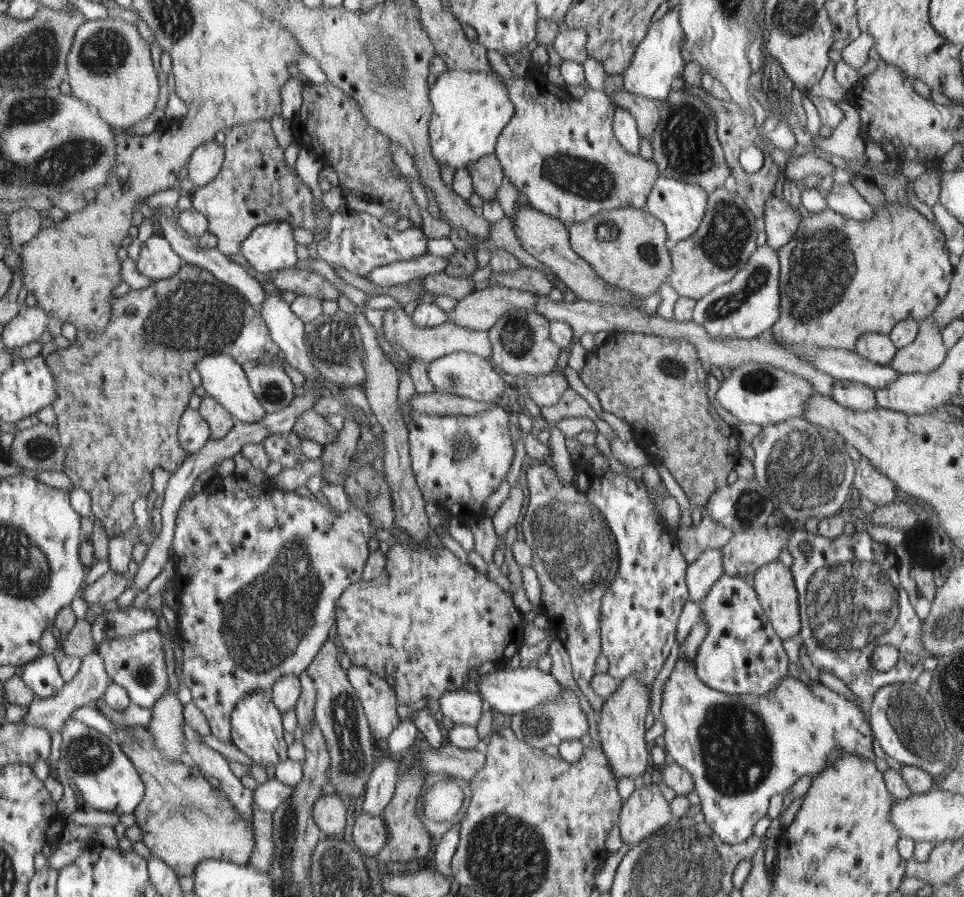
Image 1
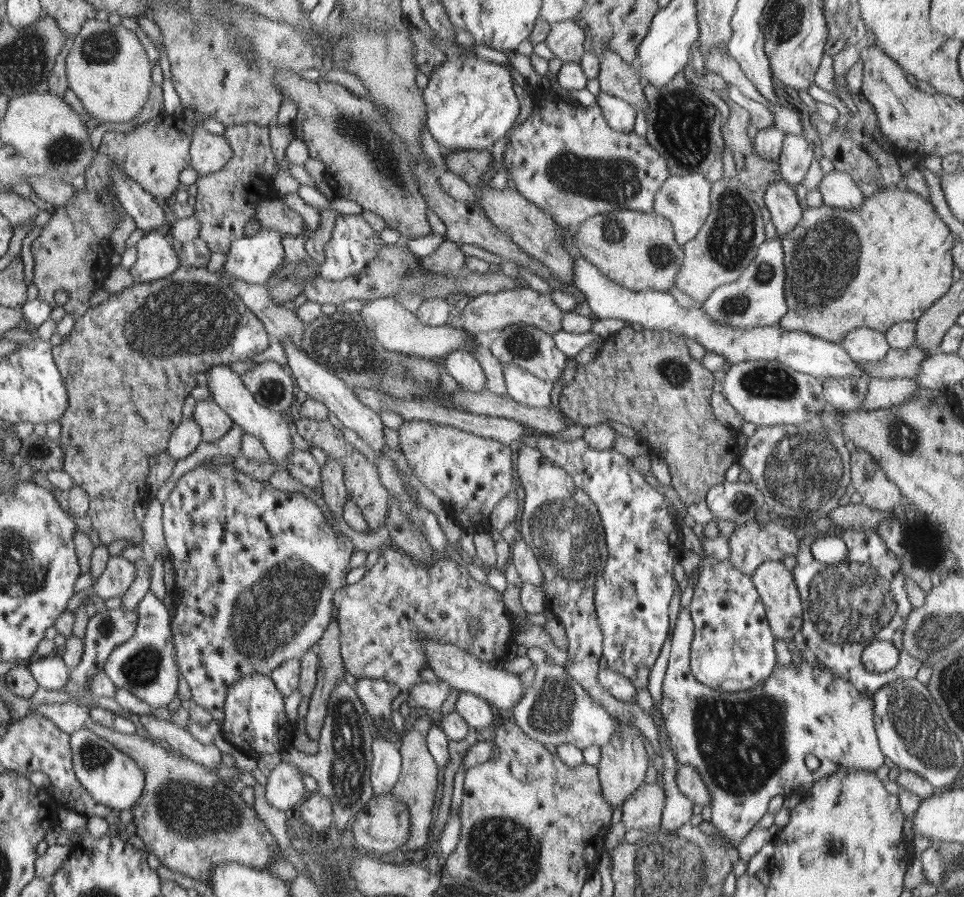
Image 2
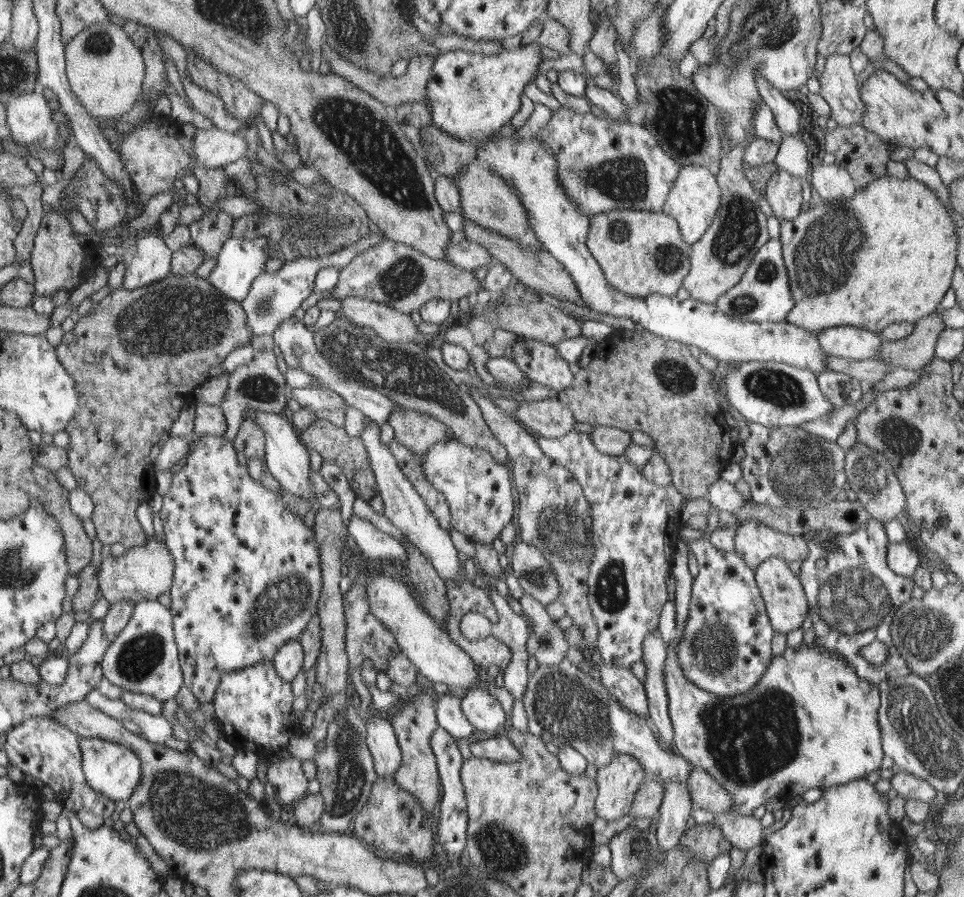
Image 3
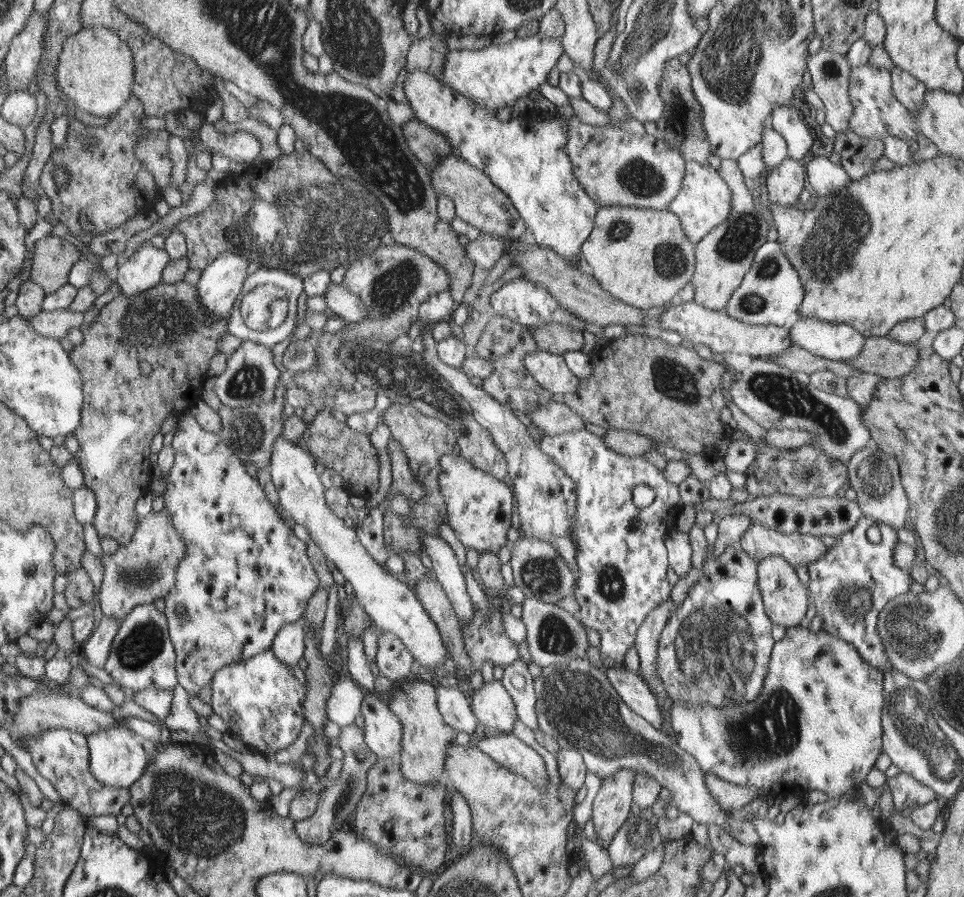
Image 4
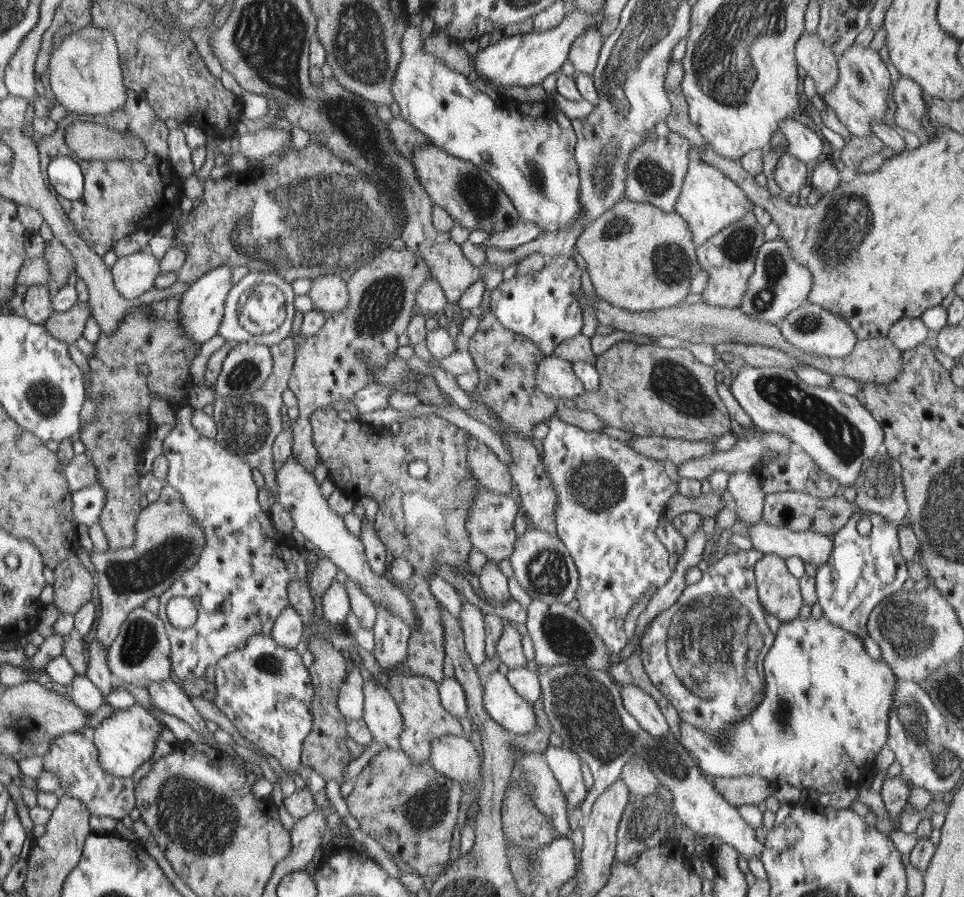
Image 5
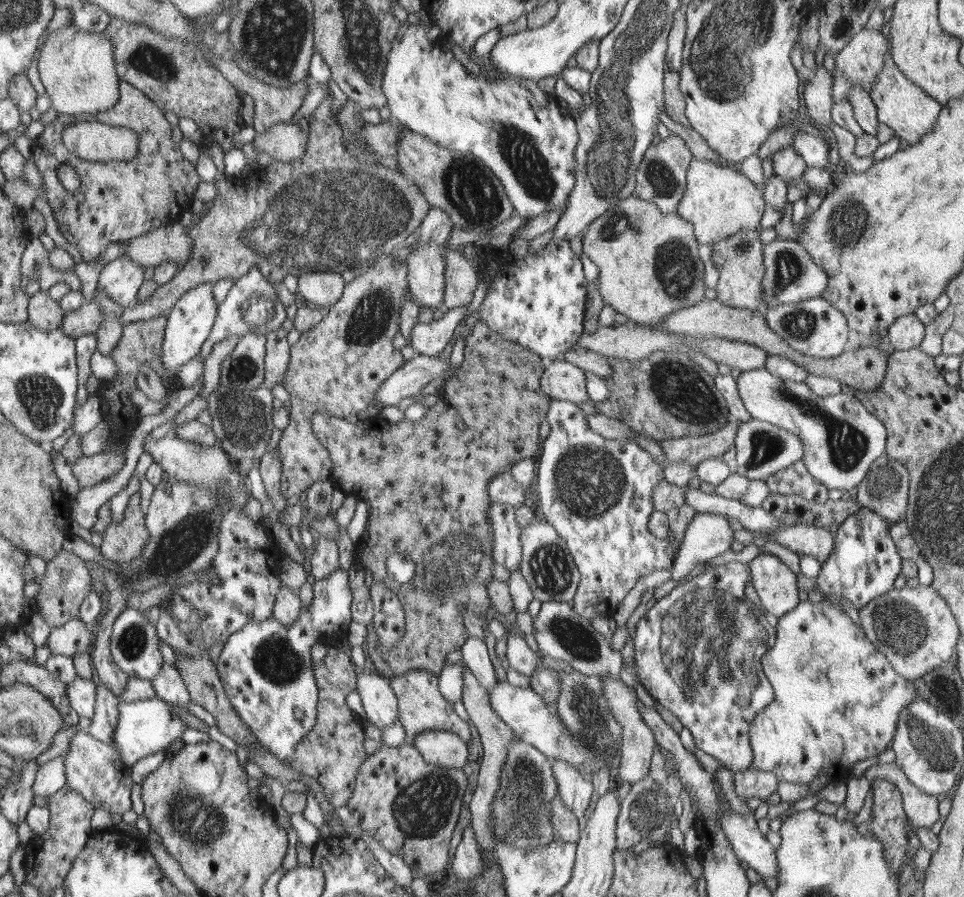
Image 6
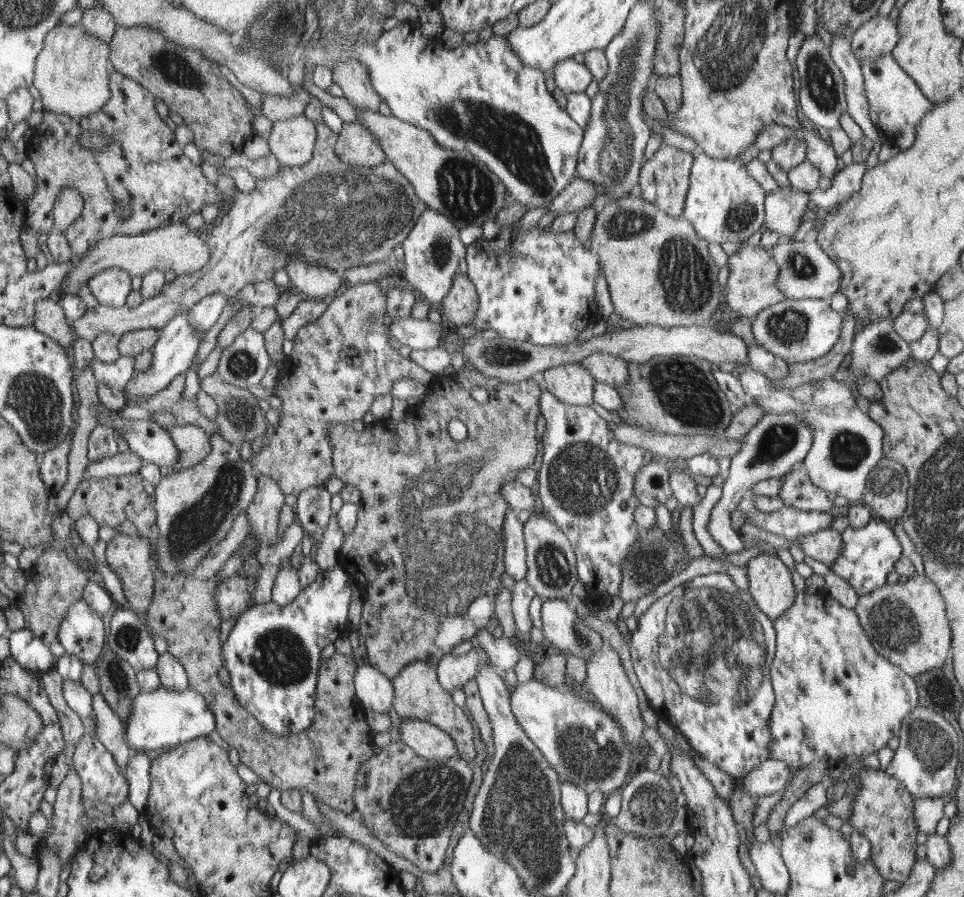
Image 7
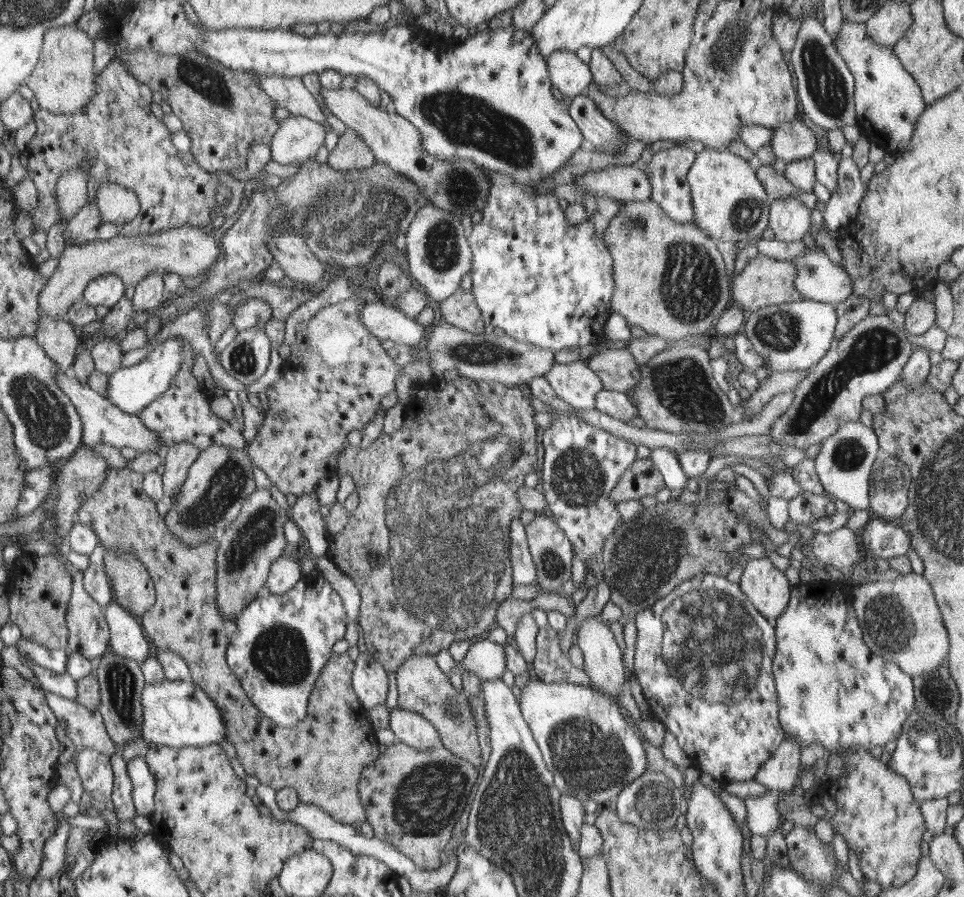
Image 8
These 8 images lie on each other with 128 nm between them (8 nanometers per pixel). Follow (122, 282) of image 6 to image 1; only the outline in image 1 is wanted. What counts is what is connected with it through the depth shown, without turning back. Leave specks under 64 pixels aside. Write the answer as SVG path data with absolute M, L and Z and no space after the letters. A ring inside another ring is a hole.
M153 234L142 243L137 262L138 272L152 281L173 277L180 271L180 255L170 248L168 240Z

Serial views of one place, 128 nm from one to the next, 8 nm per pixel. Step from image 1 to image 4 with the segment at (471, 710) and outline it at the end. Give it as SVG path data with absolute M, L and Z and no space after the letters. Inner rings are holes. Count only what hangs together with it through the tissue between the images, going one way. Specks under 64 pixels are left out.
M496 679L484 683L471 694L470 709L482 728L490 726L501 733L512 733L514 722L519 718L512 695L506 691L502 681Z

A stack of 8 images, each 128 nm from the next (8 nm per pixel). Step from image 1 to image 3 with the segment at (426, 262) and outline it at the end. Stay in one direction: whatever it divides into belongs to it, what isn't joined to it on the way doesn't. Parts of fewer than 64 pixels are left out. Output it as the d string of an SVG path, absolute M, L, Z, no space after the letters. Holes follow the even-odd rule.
M462 241L456 244L449 243L444 260L460 267L474 271L477 268L486 266L487 268L495 262L494 256L486 250L484 245L472 241Z

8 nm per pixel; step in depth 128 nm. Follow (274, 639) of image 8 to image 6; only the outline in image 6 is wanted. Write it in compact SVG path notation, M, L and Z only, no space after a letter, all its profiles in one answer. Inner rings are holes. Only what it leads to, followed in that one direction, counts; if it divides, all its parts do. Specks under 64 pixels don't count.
M338 569L322 580L314 581L314 597L308 607L302 606L302 615L292 625L284 627L277 617L270 616L262 621L252 621L228 637L224 648L218 656L217 672L224 684L226 696L240 716L250 727L250 733L258 738L260 744L270 750L283 762L294 759L294 751L302 739L313 730L316 722L316 681L315 670L312 670L310 648L326 634L336 632L348 633L350 624L350 604L353 604L353 589L350 588L350 573L346 569Z

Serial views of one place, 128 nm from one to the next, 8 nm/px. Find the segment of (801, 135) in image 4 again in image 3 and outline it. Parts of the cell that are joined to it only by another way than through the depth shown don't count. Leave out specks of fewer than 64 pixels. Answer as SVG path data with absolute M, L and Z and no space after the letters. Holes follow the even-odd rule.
M754 72L753 78L755 88L760 93L763 102L771 108L778 128L788 136L800 135L801 114L798 113L794 103L785 98L779 90L776 90L762 74Z

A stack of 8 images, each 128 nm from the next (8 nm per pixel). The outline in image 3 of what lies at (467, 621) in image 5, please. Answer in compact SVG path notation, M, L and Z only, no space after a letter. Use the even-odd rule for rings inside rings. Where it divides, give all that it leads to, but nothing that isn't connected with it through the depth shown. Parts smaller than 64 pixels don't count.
M372 422L367 426L360 438L369 448L371 454L373 473L376 474L377 485L380 489L379 495L384 502L383 514L394 526L402 531L402 534L406 536L412 545L419 548L424 556L429 557L430 562L432 562L444 581L456 582L462 575L460 571L462 571L464 558L456 551L451 536L439 526L436 516L428 510L412 483L401 472L394 456L391 454L391 450L388 446L382 446L382 443L379 442L380 425Z

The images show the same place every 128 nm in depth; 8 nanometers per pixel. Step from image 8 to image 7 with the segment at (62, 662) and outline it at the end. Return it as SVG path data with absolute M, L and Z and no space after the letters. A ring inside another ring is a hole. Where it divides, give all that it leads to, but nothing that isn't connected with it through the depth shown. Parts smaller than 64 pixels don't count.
M28 628L12 632L9 644L11 656L22 669L40 674L54 670L57 658L52 654L50 646L41 638L34 636Z

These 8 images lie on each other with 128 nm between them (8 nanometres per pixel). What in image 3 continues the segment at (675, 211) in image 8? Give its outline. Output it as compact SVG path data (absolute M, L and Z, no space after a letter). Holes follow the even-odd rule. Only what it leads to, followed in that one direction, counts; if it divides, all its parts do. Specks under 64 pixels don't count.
M566 107L554 110L544 128L538 132L536 139L542 139L556 155L558 179L567 196L576 203L584 213L594 216L611 210L632 209L638 211L662 211L669 199L674 180L678 179L681 164L671 157L658 144L657 137L645 126L623 124L616 120L598 118L592 113L579 114Z

